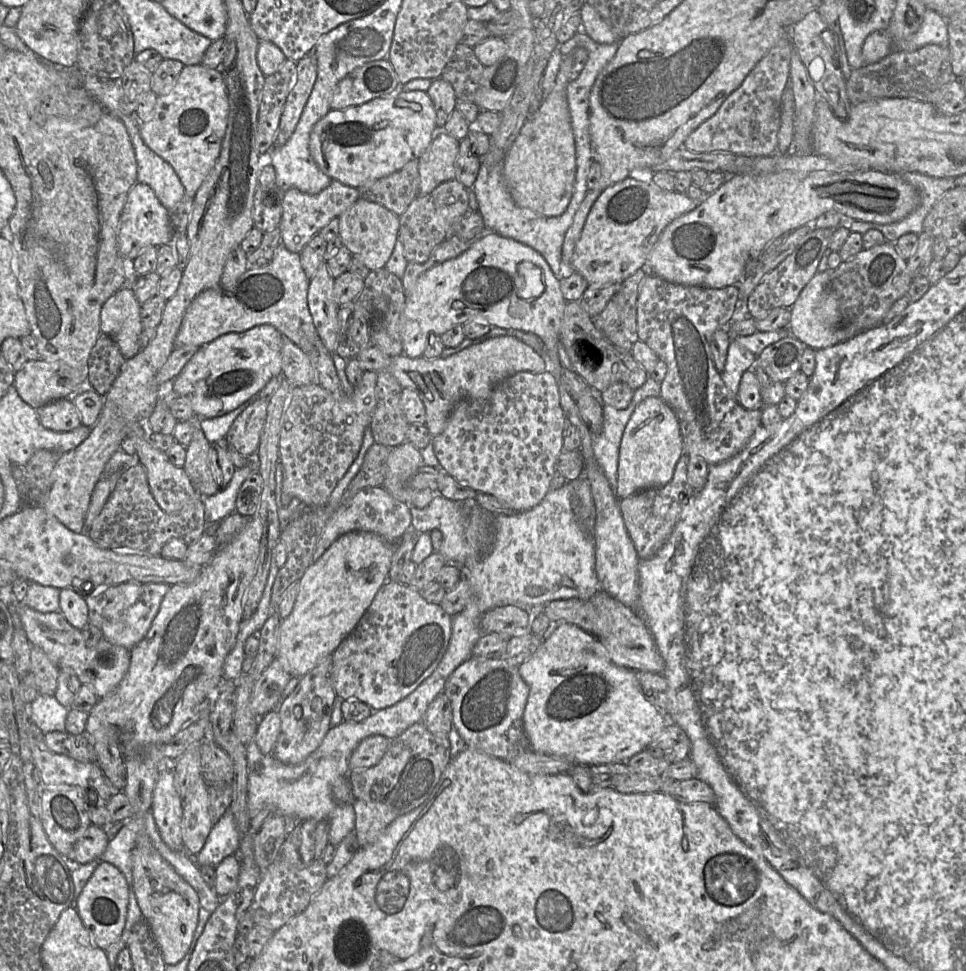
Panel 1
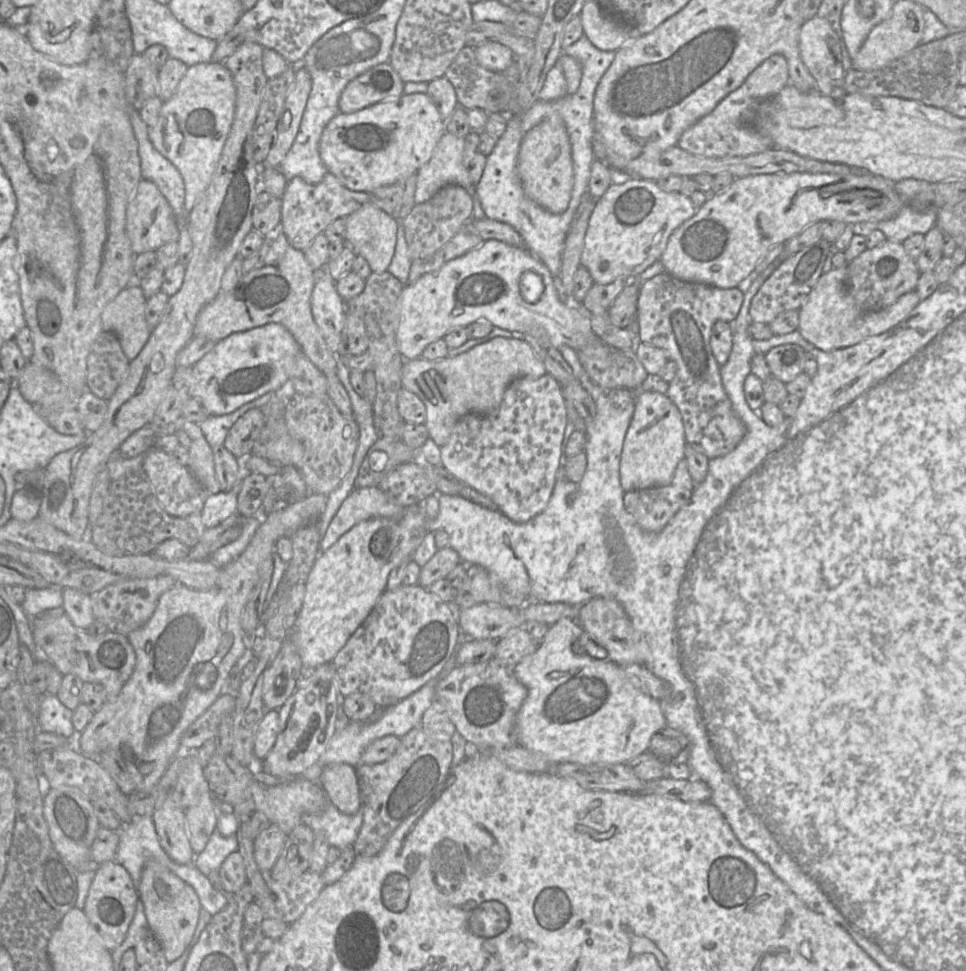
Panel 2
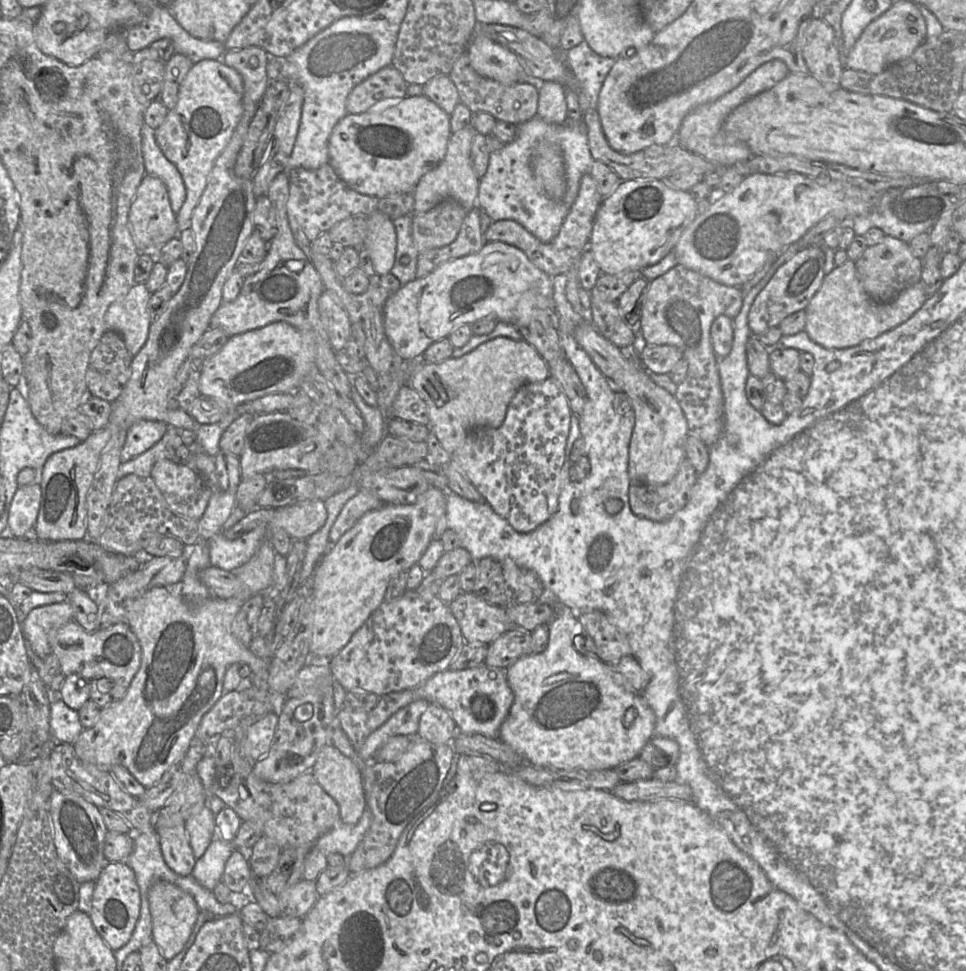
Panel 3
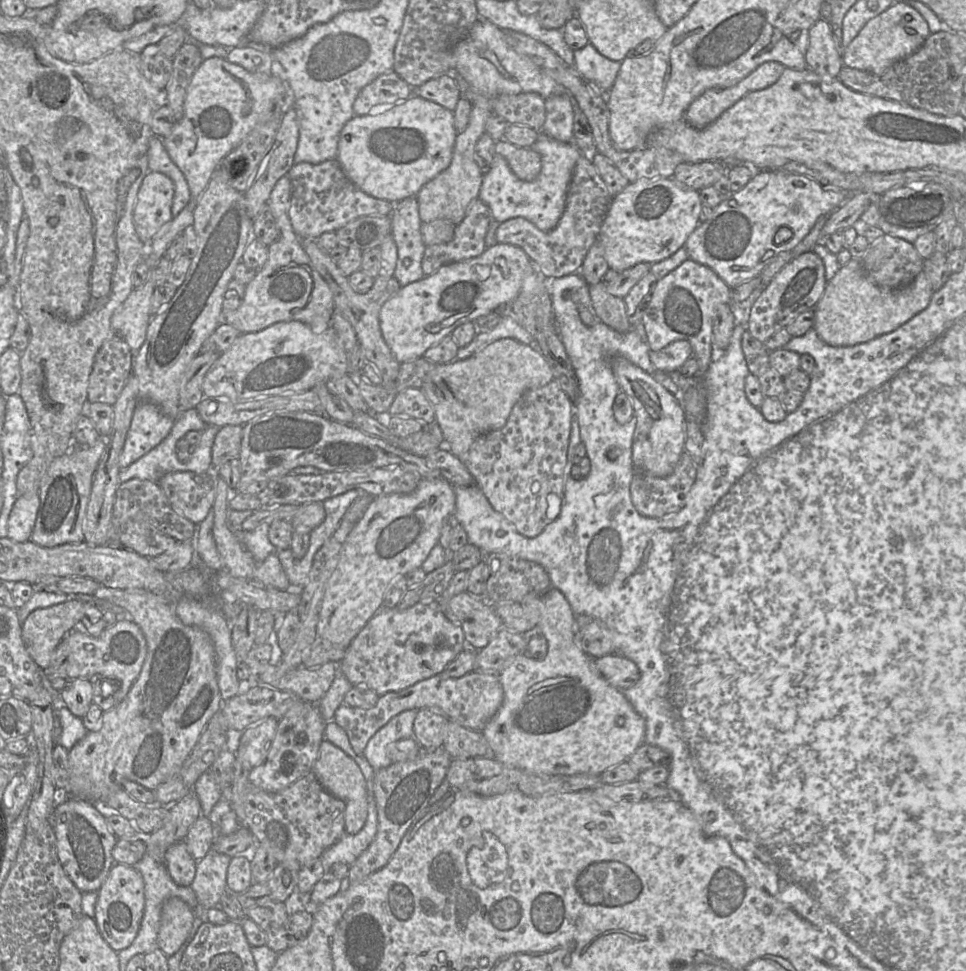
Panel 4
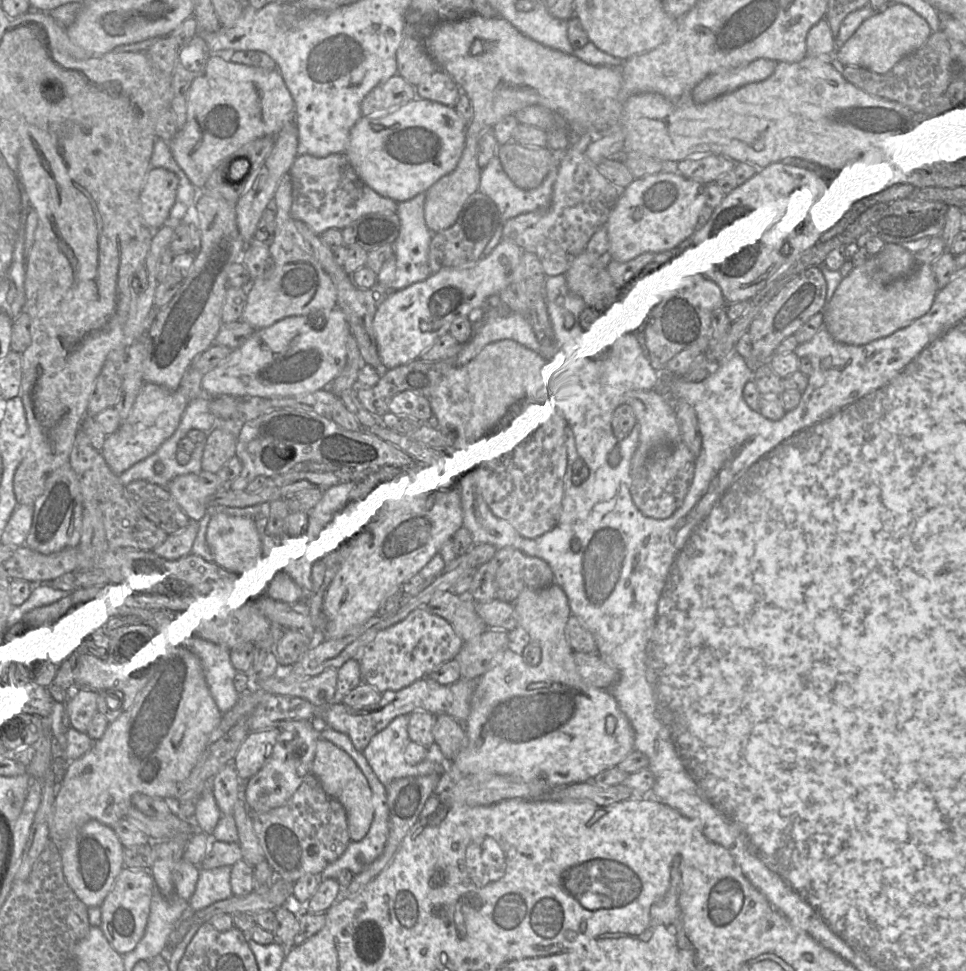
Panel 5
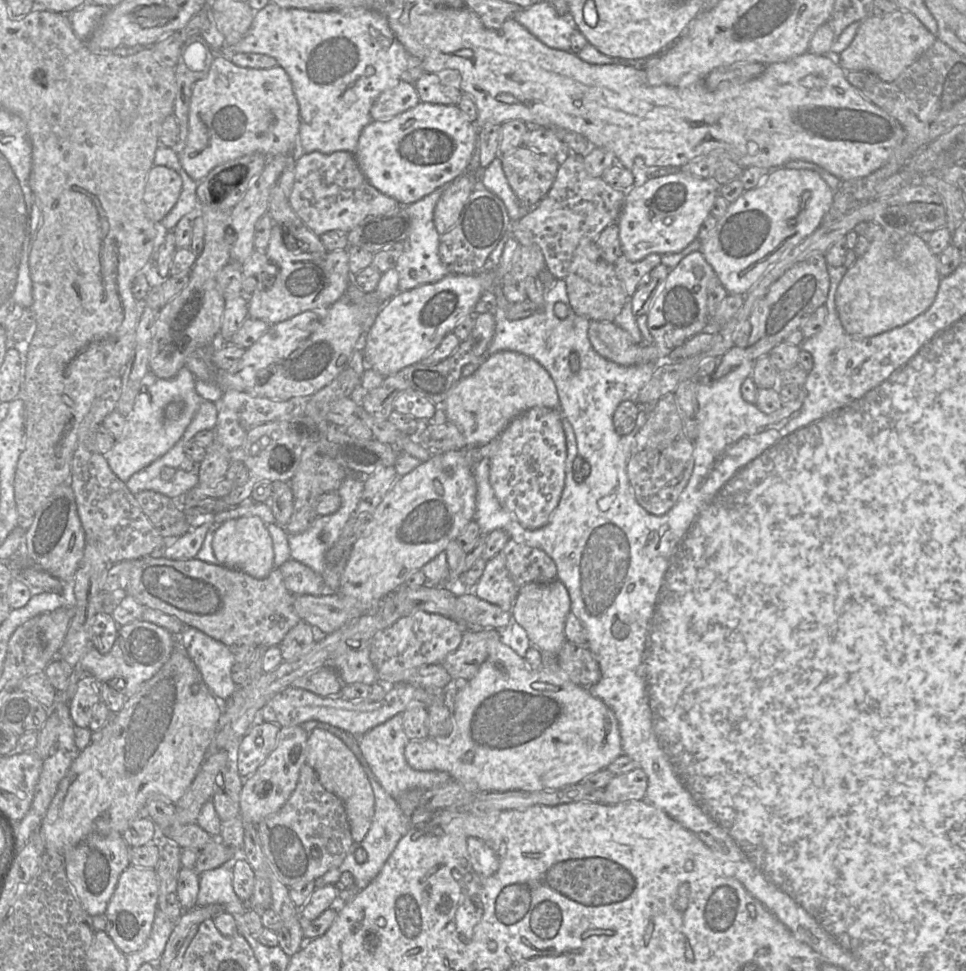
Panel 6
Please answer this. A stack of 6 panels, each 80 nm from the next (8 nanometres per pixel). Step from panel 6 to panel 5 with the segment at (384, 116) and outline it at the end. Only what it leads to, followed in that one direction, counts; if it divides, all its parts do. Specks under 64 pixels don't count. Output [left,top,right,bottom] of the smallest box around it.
[361,74,417,116]

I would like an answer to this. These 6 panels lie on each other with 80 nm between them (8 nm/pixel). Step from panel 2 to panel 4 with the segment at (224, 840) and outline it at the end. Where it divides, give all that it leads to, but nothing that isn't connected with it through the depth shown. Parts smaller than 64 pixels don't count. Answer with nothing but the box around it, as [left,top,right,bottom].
[190,849,231,922]

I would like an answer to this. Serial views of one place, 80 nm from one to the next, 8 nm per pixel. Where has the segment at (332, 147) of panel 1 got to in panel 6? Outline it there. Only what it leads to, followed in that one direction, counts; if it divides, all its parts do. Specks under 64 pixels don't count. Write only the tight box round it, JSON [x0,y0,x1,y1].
[355,101,478,206]

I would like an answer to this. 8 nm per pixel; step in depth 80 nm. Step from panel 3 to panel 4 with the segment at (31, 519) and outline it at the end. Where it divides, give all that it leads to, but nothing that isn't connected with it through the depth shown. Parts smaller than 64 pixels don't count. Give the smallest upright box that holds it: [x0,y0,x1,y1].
[7,492,39,542]

